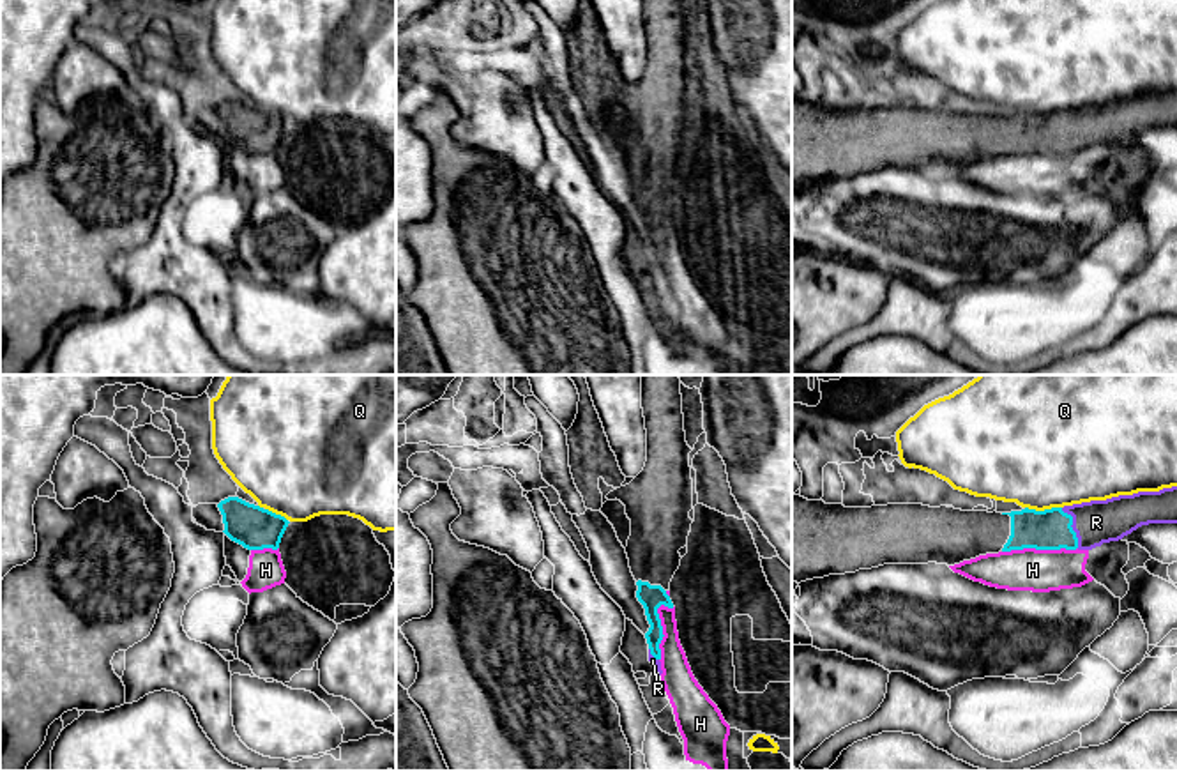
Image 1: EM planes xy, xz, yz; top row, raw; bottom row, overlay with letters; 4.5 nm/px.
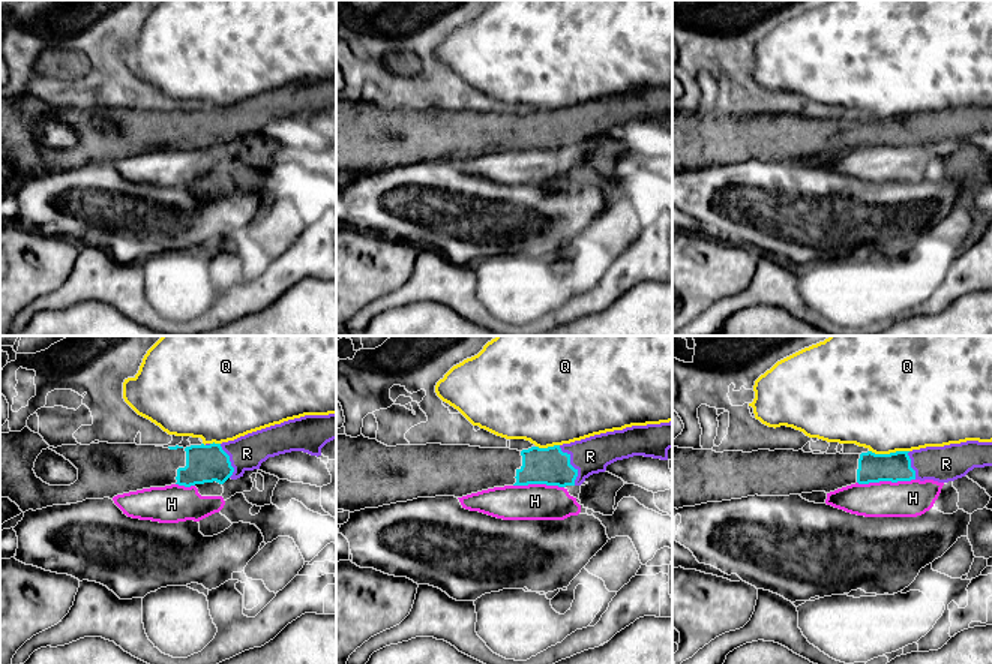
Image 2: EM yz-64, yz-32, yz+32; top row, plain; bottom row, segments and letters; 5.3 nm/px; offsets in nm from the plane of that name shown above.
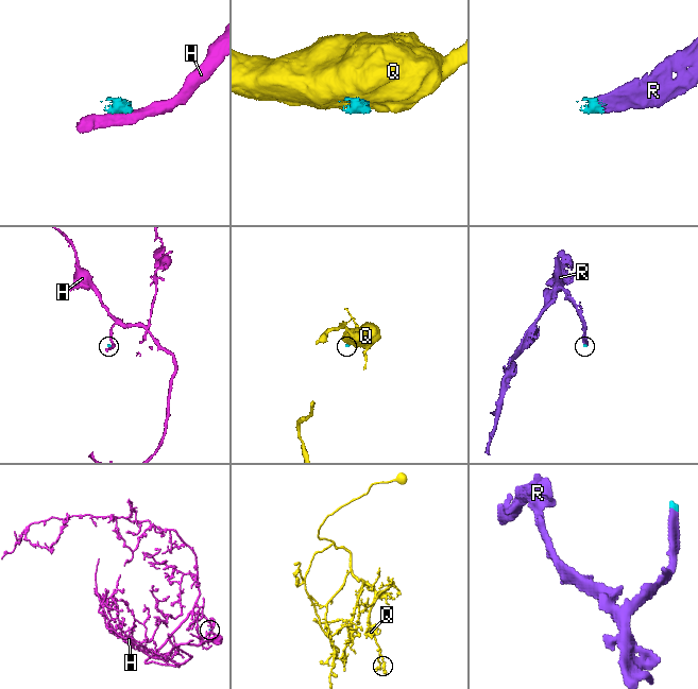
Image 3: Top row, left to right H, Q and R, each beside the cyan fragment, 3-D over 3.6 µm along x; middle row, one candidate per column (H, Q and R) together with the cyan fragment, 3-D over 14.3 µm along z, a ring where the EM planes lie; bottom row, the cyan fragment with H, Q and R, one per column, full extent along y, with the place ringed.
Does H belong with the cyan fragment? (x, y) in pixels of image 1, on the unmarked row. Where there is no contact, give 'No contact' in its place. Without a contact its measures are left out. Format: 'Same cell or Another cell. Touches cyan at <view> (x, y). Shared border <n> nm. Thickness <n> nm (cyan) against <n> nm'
Another cell. Touches cyan at yz (1040, 152). Shared border 340 nm. Thickness 190 nm (cyan) against 190 nm

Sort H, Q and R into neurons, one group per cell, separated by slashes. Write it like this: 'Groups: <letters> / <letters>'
Groups: H / Q / R

